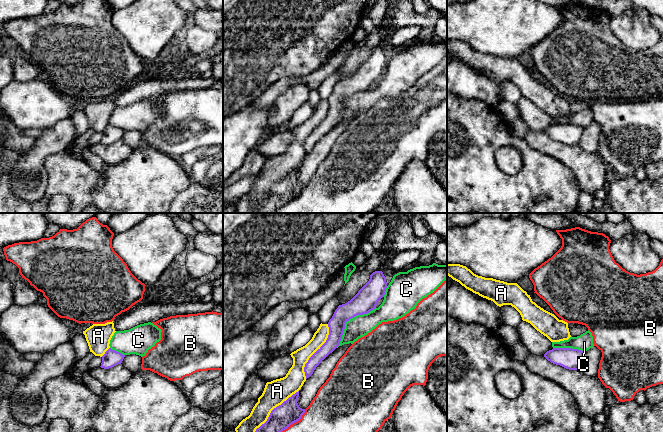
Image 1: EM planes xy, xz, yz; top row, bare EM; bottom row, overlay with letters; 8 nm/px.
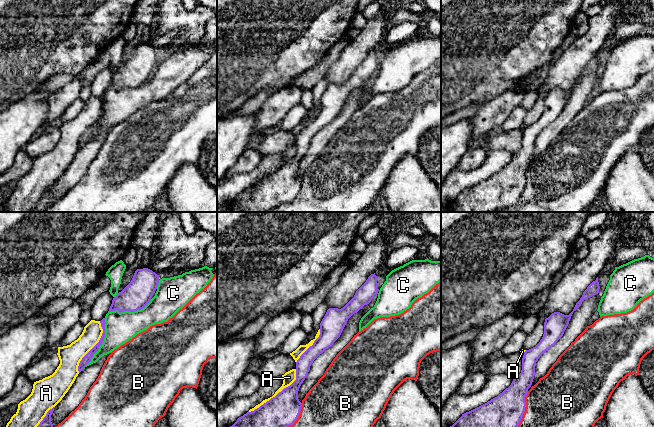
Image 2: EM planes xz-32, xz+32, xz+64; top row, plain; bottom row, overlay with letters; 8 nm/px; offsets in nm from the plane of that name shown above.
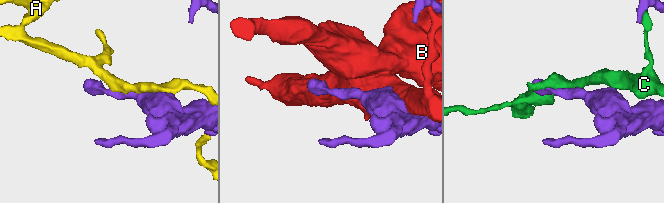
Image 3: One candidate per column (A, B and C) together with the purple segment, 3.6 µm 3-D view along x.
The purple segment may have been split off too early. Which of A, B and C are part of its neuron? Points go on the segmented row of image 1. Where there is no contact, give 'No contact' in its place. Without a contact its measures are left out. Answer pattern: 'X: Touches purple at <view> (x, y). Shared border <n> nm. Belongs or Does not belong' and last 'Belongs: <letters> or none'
A: Touches purple at xz (316, 351). Shared border 480 nm. Does not belong
B: Touches purple at xz (295, 421). Shared border 260 nm. Does not belong
C: Touches purple at xz (348, 320). Shared border 460 nm. Does not belong
Belongs: none

